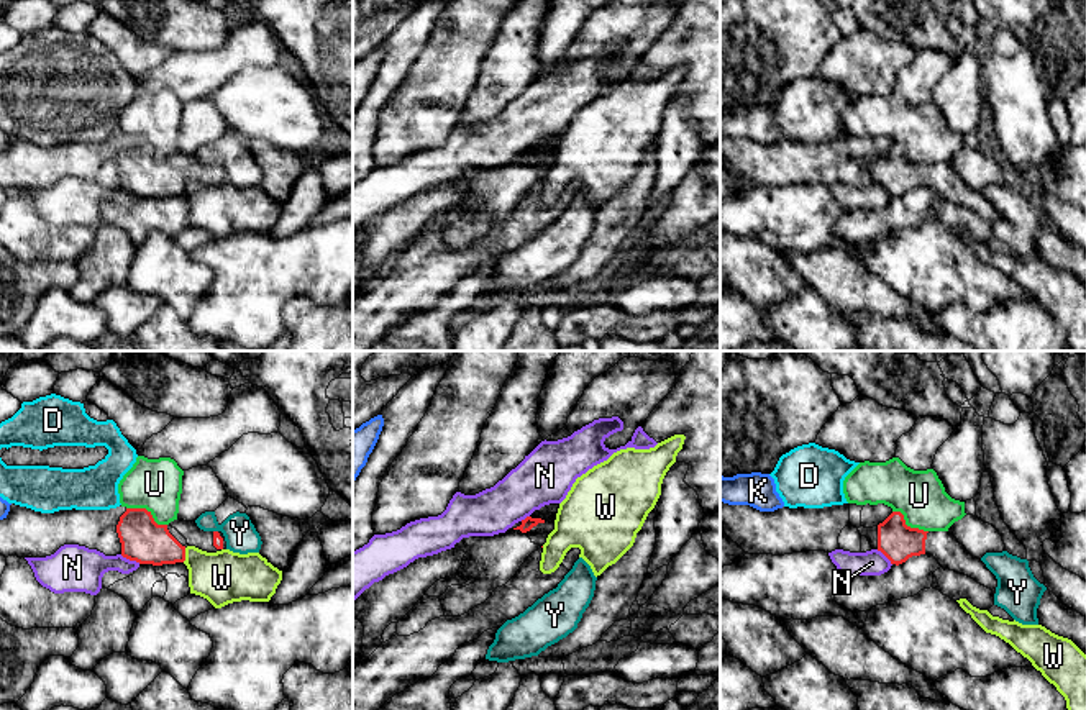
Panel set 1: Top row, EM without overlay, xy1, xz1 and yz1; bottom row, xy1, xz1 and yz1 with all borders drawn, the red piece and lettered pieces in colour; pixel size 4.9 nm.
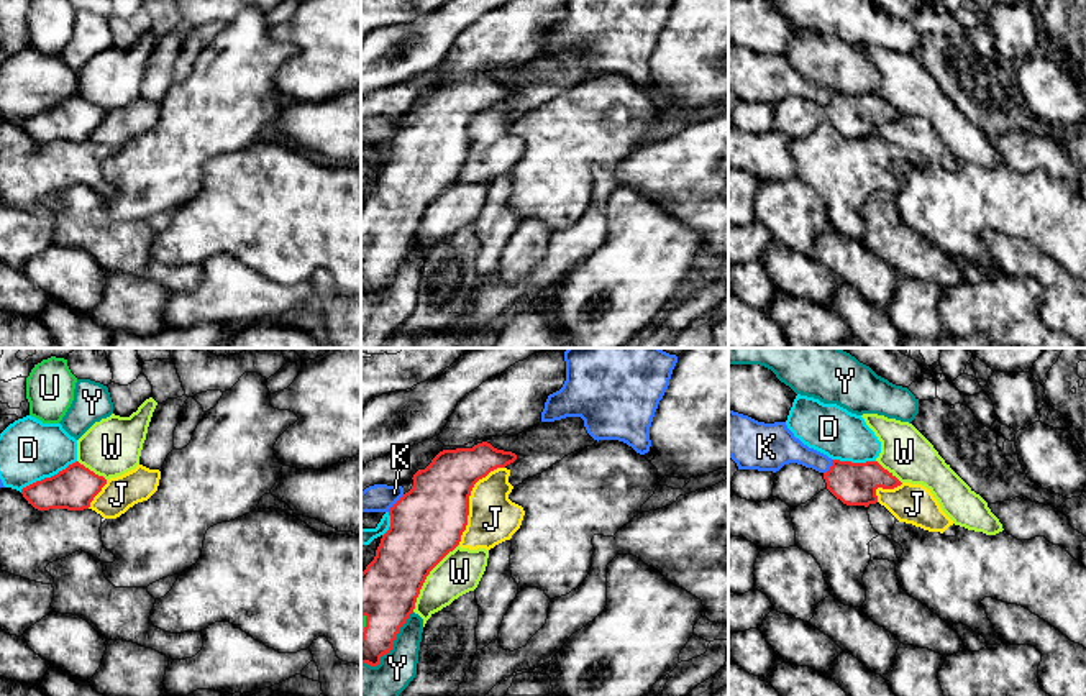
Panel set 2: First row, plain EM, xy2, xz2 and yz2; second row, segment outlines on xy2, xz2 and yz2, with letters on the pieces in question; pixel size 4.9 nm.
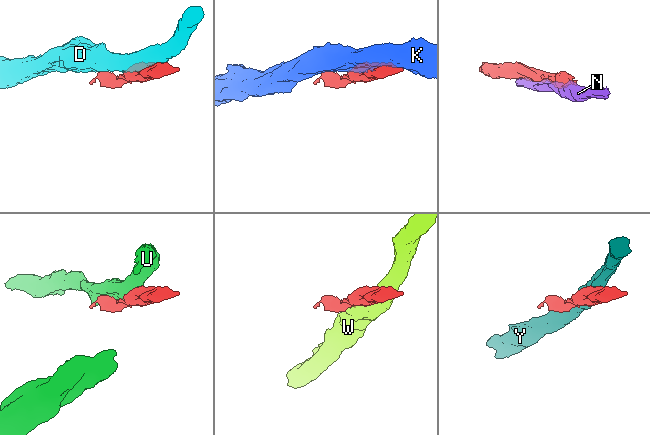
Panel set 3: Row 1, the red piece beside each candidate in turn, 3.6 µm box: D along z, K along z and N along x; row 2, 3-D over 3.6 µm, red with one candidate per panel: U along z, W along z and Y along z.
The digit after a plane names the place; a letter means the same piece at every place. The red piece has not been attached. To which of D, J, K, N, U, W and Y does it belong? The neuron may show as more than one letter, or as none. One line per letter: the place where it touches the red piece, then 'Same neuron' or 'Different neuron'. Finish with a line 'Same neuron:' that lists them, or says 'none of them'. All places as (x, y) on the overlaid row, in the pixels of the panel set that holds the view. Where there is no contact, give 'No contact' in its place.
D: Touches red at xy2 (48, 478). Different neuron
J: Touches red at xz2 (468, 499). Different neuron
K: Touches red at xz2 (396, 503). Different neuron
N: Touches red at xy1 (130, 559). Different neuron
U: Touches red at xy1 (148, 512). Different neuron
W: Touches red at xz2 (425, 578). Different neuron
Y: Touches red at xz2 (391, 647). Different neuron
Same neuron: none of them

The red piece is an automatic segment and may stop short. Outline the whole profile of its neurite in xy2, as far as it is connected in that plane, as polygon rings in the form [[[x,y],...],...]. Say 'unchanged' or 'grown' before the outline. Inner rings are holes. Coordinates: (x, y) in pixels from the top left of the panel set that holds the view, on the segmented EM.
unchanged | [[[75,461],[57,474],[23,488],[21,494],[38,511],[84,511],[105,484],[103,476]]]

